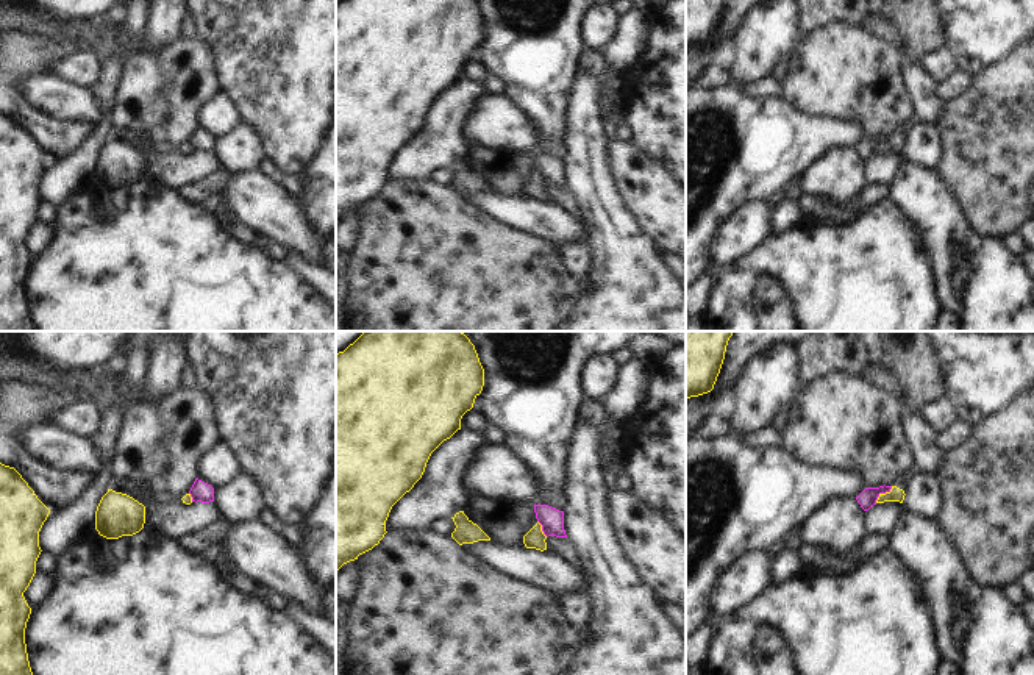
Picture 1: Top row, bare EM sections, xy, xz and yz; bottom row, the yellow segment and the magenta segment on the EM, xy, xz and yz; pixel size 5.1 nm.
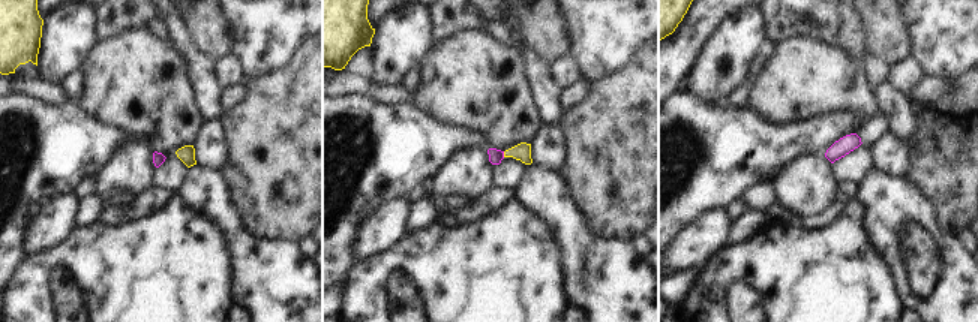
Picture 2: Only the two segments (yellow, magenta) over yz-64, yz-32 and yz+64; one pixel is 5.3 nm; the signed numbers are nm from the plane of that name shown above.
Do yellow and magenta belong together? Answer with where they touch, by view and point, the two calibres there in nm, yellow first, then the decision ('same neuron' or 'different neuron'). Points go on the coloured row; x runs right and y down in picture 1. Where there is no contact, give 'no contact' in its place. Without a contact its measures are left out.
contact yz (883, 494); calibres 70 and 90 nm; different neuron

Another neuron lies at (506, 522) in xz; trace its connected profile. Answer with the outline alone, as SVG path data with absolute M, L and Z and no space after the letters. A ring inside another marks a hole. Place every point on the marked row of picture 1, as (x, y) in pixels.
M470 498L464 514L476 523L494 542L501 545L520 545L523 536L537 523L534 505L519 503L509 498Z

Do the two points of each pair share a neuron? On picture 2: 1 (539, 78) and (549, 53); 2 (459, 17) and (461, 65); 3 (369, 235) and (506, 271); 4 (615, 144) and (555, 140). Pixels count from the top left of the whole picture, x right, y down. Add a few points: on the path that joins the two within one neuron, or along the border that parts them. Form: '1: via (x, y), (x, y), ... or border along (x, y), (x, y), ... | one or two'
1: border along (528, 48), (546, 68) | two
2: border along (486, 32), (464, 30), (435, 42) | two
3: border along (407, 232), (389, 249), (366, 259) | two
4: border along (558, 126), (566, 140), (566, 163), (561, 171) | two

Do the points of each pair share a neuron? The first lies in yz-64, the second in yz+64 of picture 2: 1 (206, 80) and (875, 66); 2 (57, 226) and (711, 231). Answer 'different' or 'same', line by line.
1: different
2: same

